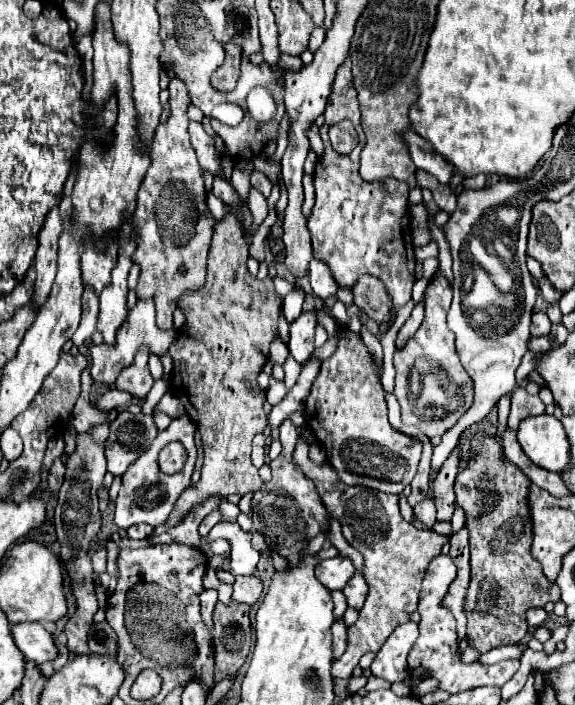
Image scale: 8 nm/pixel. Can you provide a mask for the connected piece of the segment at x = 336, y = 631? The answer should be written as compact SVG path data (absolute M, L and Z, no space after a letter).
M343 618L333 622L333 656L339 658L345 652L347 646L347 624L343 622Z

